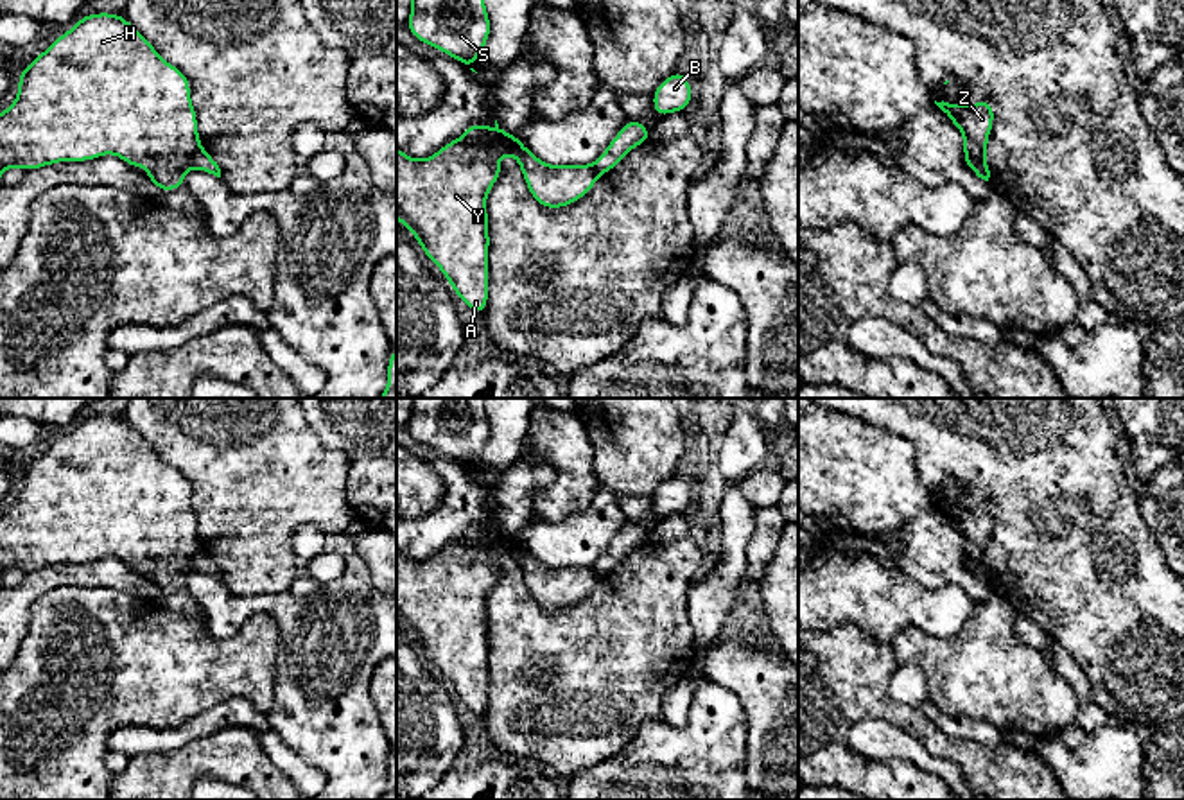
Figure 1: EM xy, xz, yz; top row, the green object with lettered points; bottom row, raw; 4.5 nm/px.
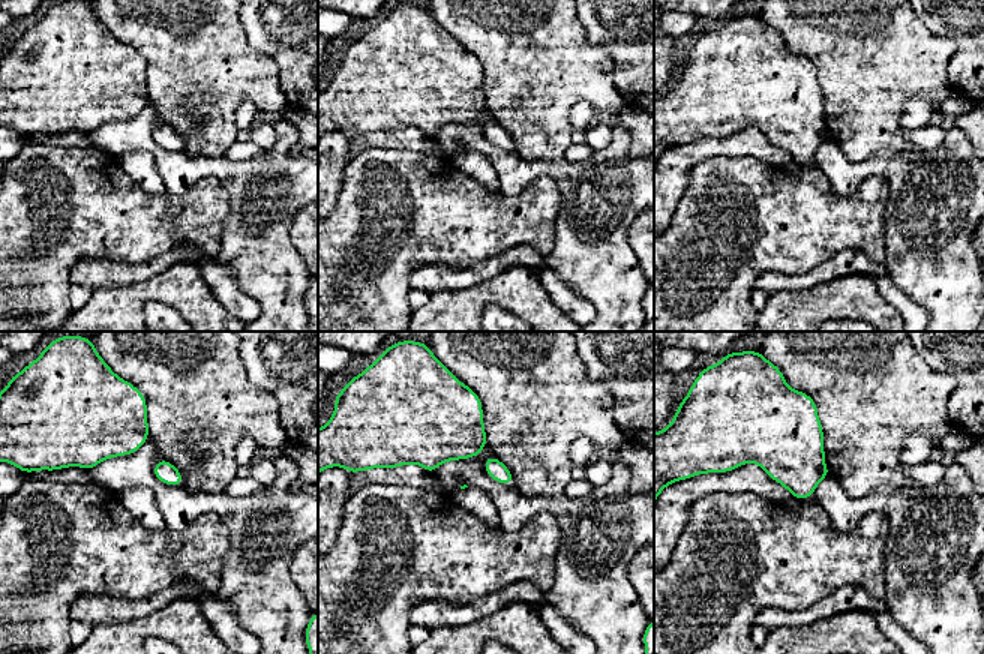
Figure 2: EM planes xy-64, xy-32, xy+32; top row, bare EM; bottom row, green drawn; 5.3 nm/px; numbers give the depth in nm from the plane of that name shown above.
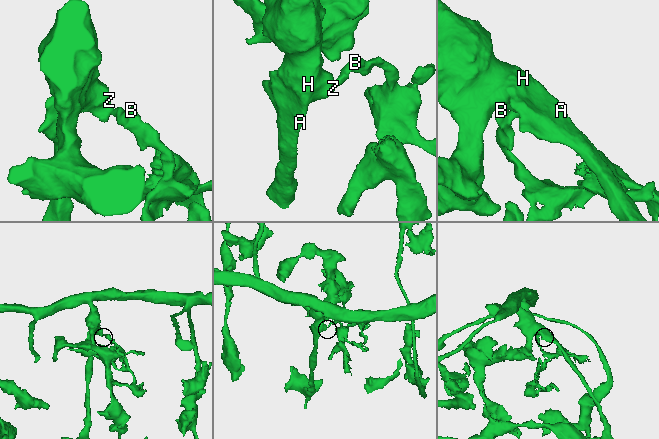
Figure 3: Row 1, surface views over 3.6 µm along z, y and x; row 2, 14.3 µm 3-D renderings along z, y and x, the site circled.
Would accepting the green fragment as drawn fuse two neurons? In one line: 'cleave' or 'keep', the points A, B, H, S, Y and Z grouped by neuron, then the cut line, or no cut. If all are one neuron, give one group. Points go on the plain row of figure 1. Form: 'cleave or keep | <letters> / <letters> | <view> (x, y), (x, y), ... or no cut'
cleave | A H S Y Z / B | xy (200, 549), (191, 567)

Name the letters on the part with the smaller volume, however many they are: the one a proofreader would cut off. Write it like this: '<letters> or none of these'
B

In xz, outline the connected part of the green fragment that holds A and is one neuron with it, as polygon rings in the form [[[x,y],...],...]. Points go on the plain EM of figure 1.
[[[472,524],[466,535],[445,545],[425,561],[413,561],[396,549],[396,621],[416,637],[423,649],[474,716],[484,716],[488,707],[488,613],[486,597],[501,579],[499,560],[511,556],[518,561],[524,583],[542,610],[563,610],[579,603],[599,581],[594,567],[547,567],[522,547],[517,536],[495,527],[490,531]]]

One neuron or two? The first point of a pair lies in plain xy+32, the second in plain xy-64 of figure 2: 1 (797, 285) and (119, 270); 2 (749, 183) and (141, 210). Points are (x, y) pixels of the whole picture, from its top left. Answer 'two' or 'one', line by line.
1: one
2: one

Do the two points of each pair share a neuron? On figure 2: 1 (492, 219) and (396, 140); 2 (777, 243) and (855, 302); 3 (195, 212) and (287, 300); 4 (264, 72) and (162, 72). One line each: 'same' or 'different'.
1: different
2: different
3: different
4: same

